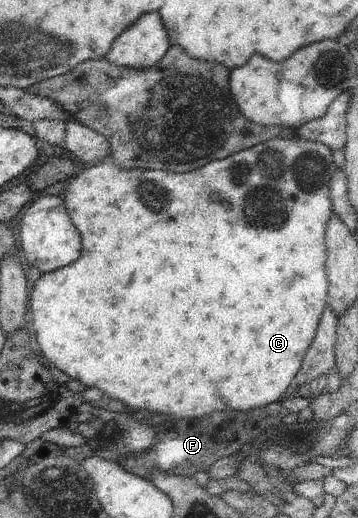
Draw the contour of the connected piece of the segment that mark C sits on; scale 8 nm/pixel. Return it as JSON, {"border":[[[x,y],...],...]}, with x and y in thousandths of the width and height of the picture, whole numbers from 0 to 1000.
{"border":[[[832,263],[816,266],[771,264],[768,268],[726,276],[704,286],[687,288],[679,293],[648,297],[623,309],[598,309],[581,320],[542,328],[542,332],[520,332],[514,336],[475,336],[466,330],[416,328],[416,326],[366,326],[344,328],[321,315],[313,299],[296,301],[279,317],[240,324],[212,344],[198,344],[198,351],[173,378],[182,388],[184,407],[201,425],[201,431],[223,456],[229,456],[229,490],[223,498],[179,517],[154,521],[142,527],[115,531],[98,544],[89,571],[81,575],[81,614],[78,629],[92,641],[95,653],[103,656],[101,668],[109,678],[117,678],[123,689],[134,693],[134,703],[148,703],[168,712],[196,732],[218,734],[240,749],[265,747],[282,751],[302,766],[335,772],[344,780],[374,784],[374,788],[419,788],[425,795],[458,795],[458,799],[486,799],[503,807],[570,807],[603,792],[659,792],[696,793],[771,778],[785,761],[807,749],[816,732],[827,726],[832,712],[844,707],[852,683],[877,656],[885,633],[891,631],[894,616],[899,614],[908,591],[913,589],[913,564],[919,558],[919,541],[911,529],[908,506],[913,500],[913,475],[908,469],[908,448],[916,427],[930,415],[927,392],[922,386],[922,349],[939,336],[941,322],[927,307],[927,290],[916,280],[885,276],[877,272],[844,270]]]}

